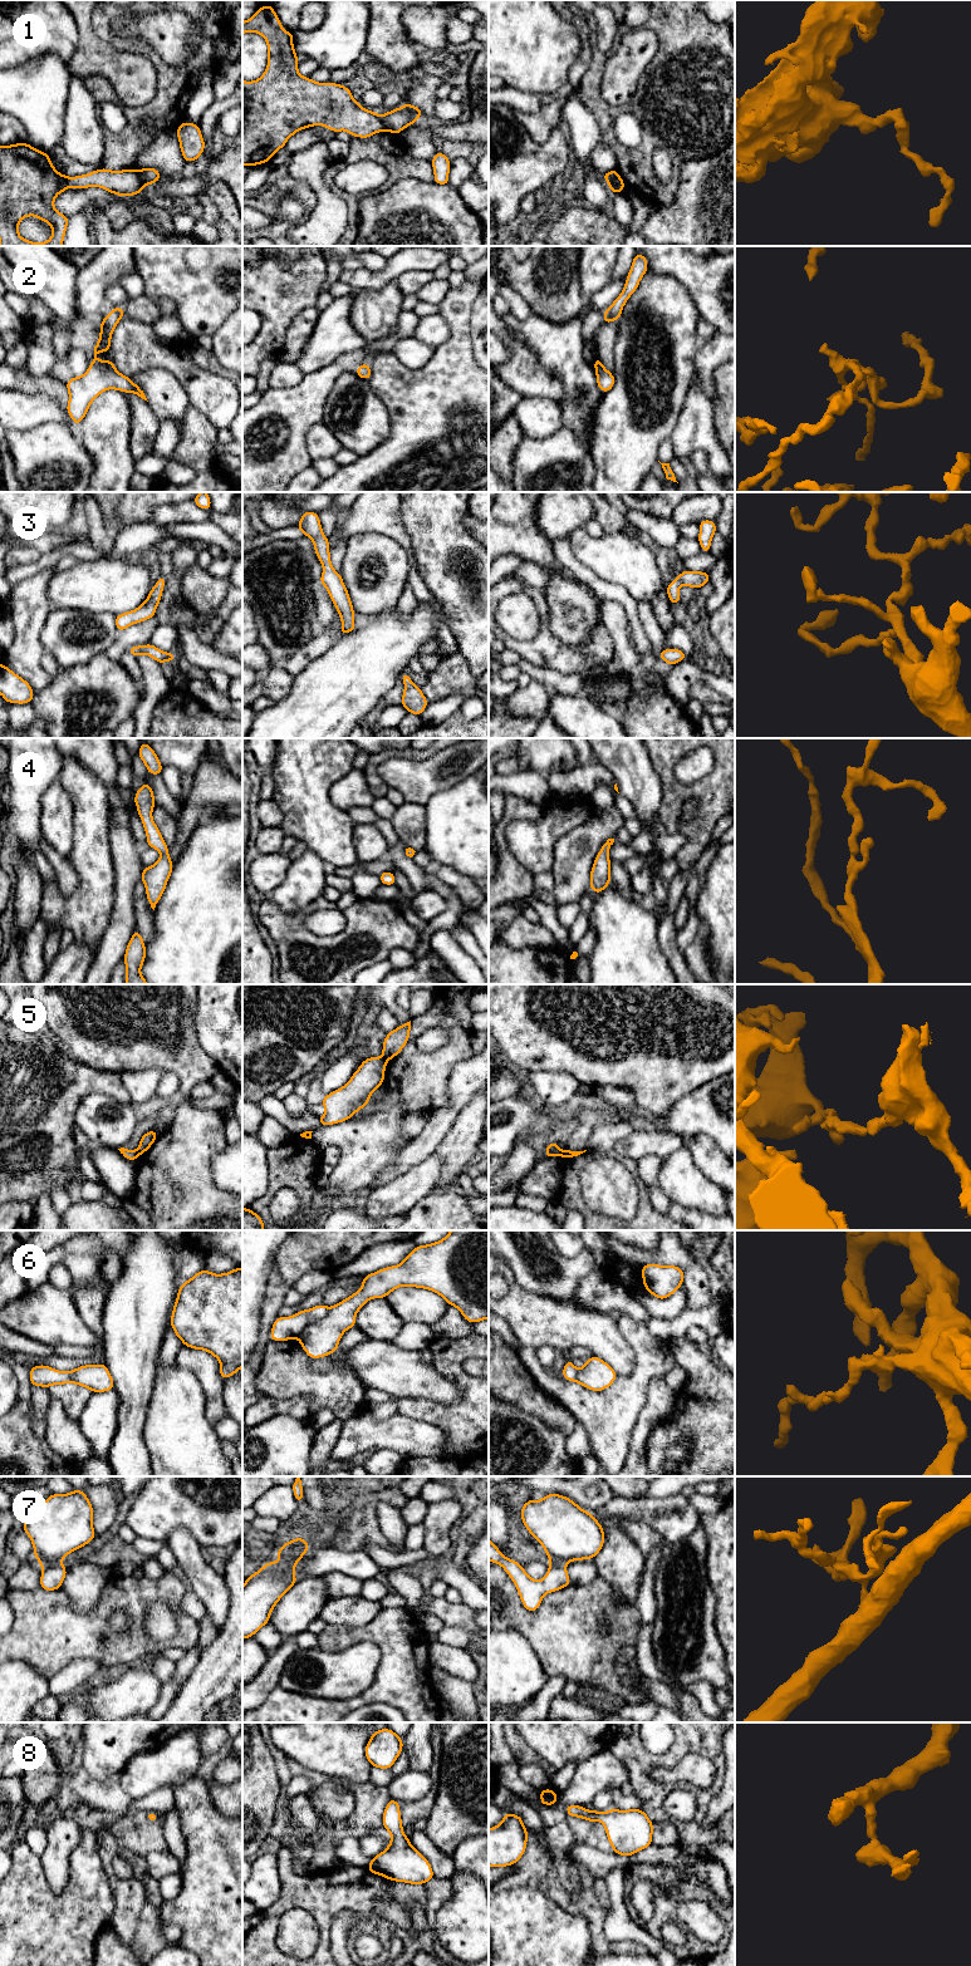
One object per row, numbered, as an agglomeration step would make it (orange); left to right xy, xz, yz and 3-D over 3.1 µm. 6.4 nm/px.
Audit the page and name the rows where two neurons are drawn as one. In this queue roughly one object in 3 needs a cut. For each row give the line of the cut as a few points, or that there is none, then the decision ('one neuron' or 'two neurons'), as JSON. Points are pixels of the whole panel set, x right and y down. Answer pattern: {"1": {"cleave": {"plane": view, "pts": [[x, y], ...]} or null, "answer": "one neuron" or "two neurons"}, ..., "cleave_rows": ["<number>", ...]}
{"1": {"cleave": {"plane": "xz", "pts": [[381, 116], [387, 129]]}, "answer": "two neurons"}, "2": {"cleave": null, "answer": "one neuron"}, "3": {"cleave": null, "answer": "one neuron"}, "4": {"cleave": null, "answer": "one neuron"}, "5": {"cleave": {"plane": "xy", "pts": [[137, 1150], [140, 1154]]}, "answer": "two neurons"}, "6": {"cleave": {"plane": "xz", "pts": [[329, 1308], [324, 1316], [312, 1321], [297, 1337]]}, "answer": "two neurons"}, "7": {"cleave": {"plane": "xy", "pts": [[59, 1562], [44, 1562], [42, 1564]]}, "answer": "two neurons"}, "8": {"cleave": null, "answer": "one neuron"}, "cleave_rows": ["1", "5", "6", "7"]}

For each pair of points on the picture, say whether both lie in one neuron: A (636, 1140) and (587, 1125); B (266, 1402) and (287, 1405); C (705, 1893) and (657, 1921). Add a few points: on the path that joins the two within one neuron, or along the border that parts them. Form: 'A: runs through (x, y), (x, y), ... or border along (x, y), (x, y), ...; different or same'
A: border along (633, 1130), (663, 1131); different
B: runs through (271, 1405), (282, 1405); same
C: runs through (691, 1892), (680, 1892), (665, 1907); same

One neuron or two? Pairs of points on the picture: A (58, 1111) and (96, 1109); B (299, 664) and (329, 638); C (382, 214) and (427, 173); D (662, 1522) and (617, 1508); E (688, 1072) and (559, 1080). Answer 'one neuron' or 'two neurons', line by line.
A: two neurons
B: one neuron
C: two neurons
D: one neuron
E: two neurons

